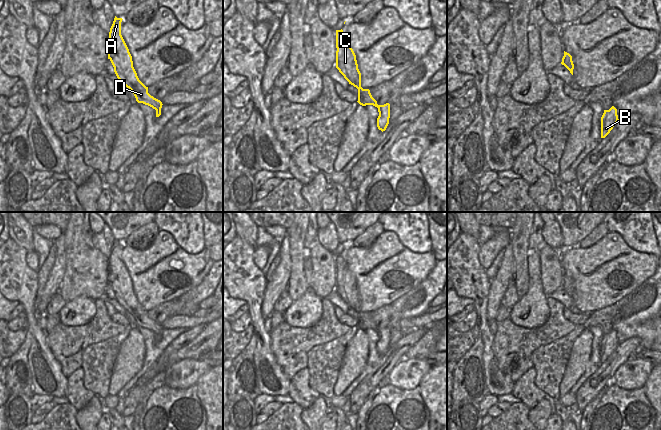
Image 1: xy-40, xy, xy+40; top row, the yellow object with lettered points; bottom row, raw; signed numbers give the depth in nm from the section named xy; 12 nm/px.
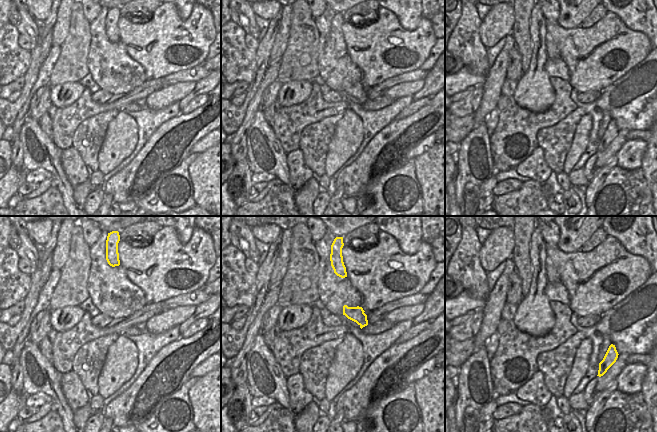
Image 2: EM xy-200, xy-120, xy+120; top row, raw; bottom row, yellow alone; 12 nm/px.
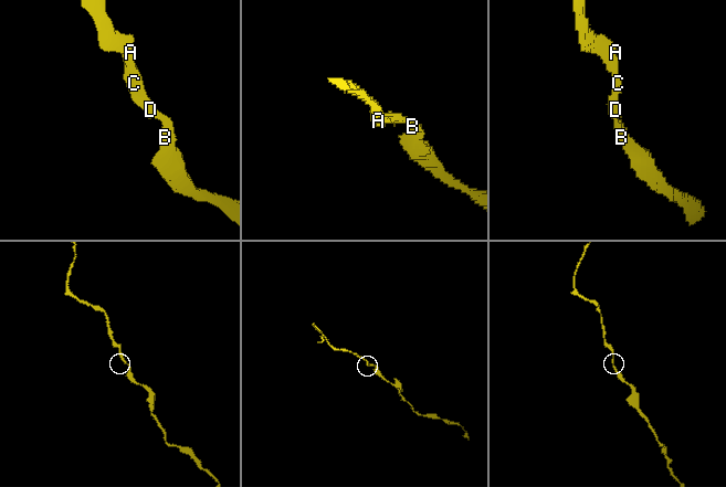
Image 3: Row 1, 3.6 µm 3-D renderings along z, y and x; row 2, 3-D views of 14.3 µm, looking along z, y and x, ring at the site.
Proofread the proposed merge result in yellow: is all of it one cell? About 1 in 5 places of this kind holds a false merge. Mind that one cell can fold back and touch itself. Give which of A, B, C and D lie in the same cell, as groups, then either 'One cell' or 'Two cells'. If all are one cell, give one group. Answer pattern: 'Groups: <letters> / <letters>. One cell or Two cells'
Groups: A B C D. One cell.

